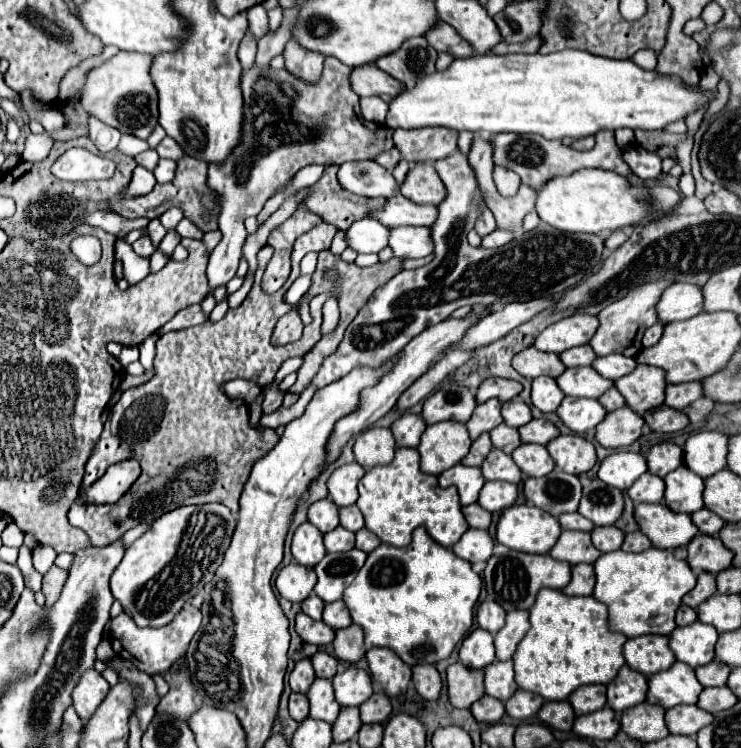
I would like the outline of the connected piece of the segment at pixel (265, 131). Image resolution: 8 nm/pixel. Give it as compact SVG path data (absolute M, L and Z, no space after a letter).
M325 58L325 70L319 80L319 84L303 84L301 80L295 80L287 70L273 70L273 68L257 68L253 66L247 70L241 78L241 90L243 90L243 124L241 124L241 140L233 148L233 152L227 156L223 164L209 164L209 188L213 188L221 202L219 212L219 230L223 234L221 242L215 246L213 254L209 256L207 266L207 278L211 290L215 286L225 286L237 272L241 256L241 248L245 244L248 232L245 230L245 218L255 216L263 210L265 202L283 186L287 184L297 170L301 170L307 164L343 164L347 160L375 160L381 152L387 152L393 148L391 128L377 126L373 122L365 122L361 118L359 110L359 96L349 86L349 72L345 64L341 64L335 58Z

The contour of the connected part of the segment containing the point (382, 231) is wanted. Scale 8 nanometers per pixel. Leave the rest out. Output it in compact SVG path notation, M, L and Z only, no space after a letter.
M371 218L355 220L345 232L345 240L347 240L347 246L353 248L355 252L365 252L365 254L375 252L377 254L381 248L387 246L387 226Z

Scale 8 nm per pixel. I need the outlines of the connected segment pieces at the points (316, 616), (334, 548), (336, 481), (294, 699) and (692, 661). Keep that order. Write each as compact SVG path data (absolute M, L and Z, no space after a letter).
M311 594L307 600L303 600L301 604L301 610L311 616L313 620L321 620L321 614L323 614L323 608L325 608L325 602L317 596L317 594Z
M343 526L325 534L325 548L327 552L347 552L355 548L355 534Z
M357 462L345 464L331 474L331 478L327 480L327 488L337 506L351 506L357 502L357 484L363 478L363 474L365 468Z
M291 694L289 696L289 714L295 722L303 722L309 716L309 700L305 694Z
M699 620L689 626L675 628L669 636L669 646L677 660L689 664L691 668L709 664L715 658L715 642L717 630Z

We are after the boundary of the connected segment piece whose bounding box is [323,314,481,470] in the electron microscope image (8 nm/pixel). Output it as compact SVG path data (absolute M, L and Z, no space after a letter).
M469 314L467 318L459 318L459 320L449 318L449 320L445 320L445 322L439 322L439 324L431 326L431 328L423 330L419 336L415 336L415 338L397 354L397 360L393 362L391 370L389 370L387 374L383 374L383 378L381 378L375 386L369 386L369 388L365 388L365 390L361 392L361 398L359 398L357 408L355 408L353 412L349 412L347 416L343 416L343 418L335 424L335 428L333 428L331 436L329 436L329 440L327 440L327 458L325 458L323 470L325 470L327 466L331 466L331 464L341 456L345 444L347 444L355 434L365 432L367 428L371 428L371 424L375 424L379 418L383 418L383 416L397 404L399 396L401 396L419 376L423 376L423 374L427 372L427 368L433 364L435 356L439 356L439 352L443 352L443 348L447 348L447 344L453 344L455 340L459 340L459 336L463 336L463 332L465 332L467 328L471 328L471 324L479 322L479 318L481 318L481 316L471 316L471 314Z

